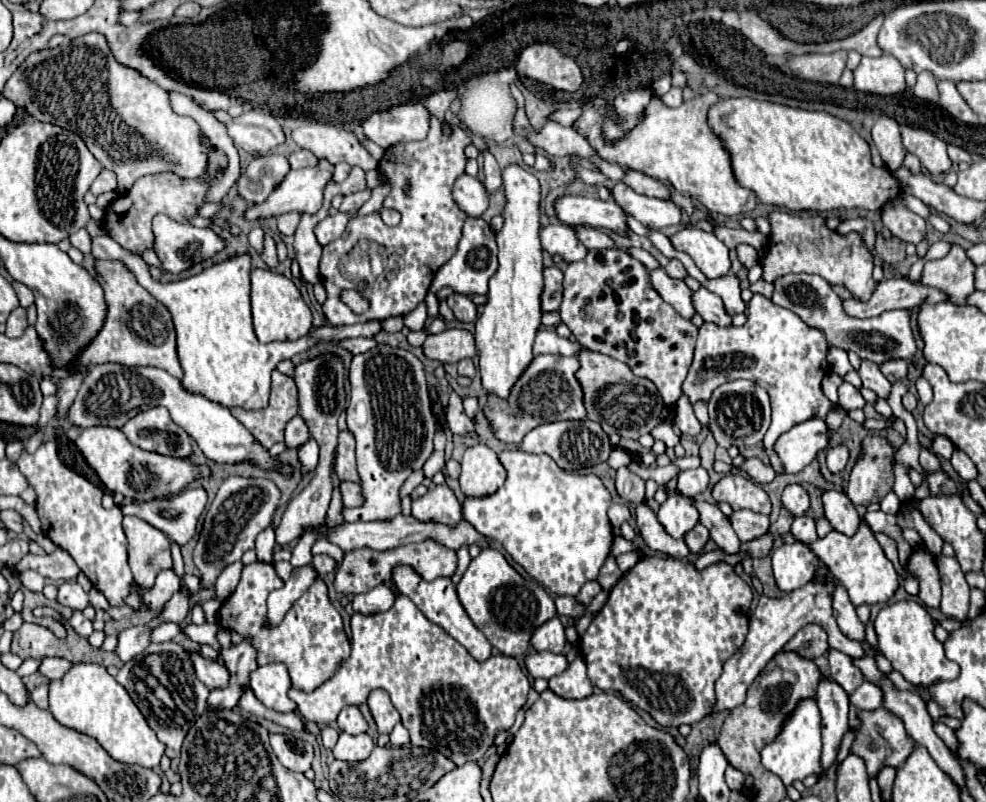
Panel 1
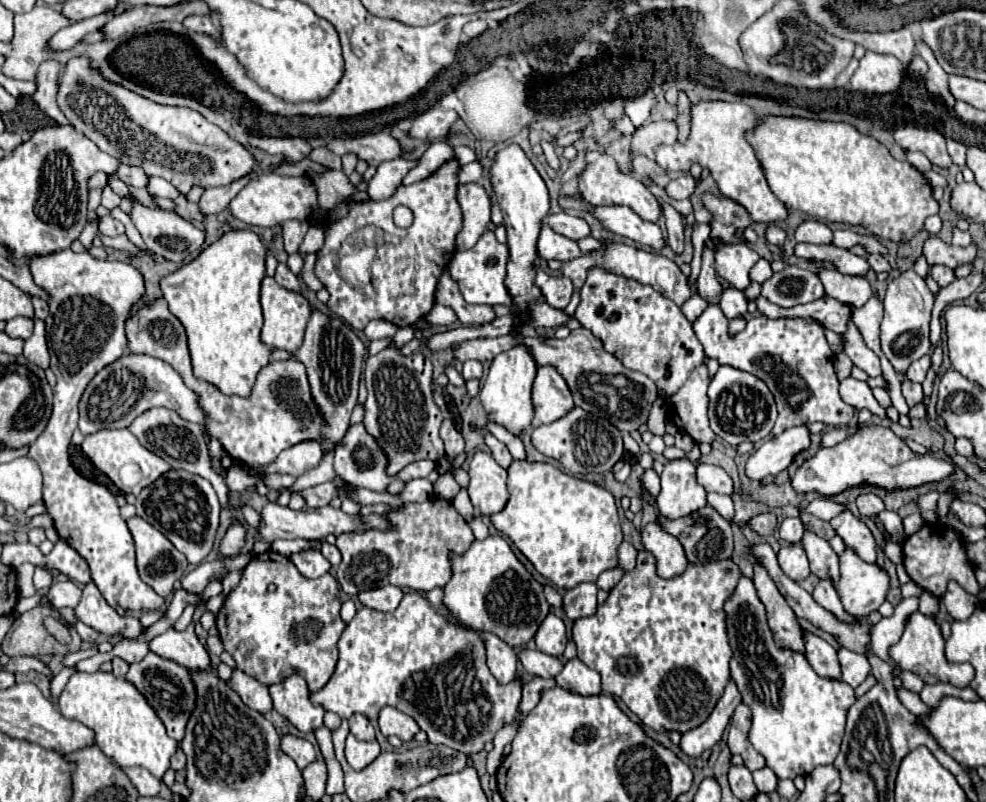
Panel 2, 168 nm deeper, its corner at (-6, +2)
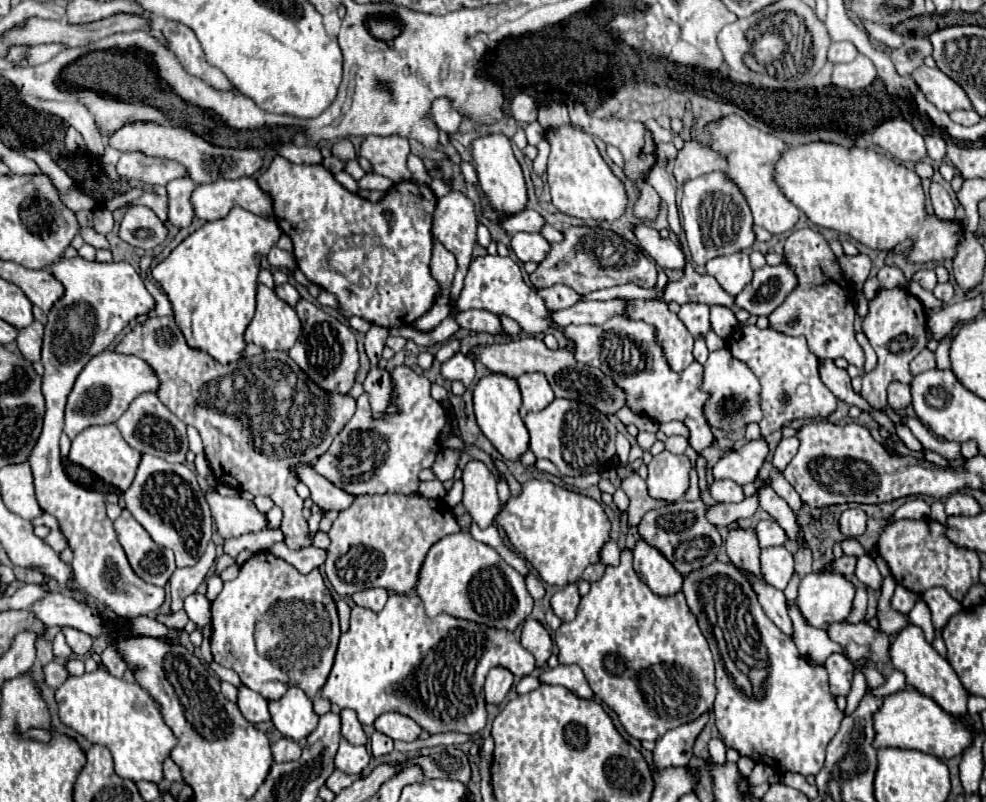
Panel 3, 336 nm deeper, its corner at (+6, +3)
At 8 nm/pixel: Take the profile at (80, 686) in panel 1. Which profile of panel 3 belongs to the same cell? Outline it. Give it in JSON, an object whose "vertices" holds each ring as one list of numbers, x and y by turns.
{"vertices":[[95,670,83,676,69,676,57,690,55,700,59,708,59,720,79,732,93,744,101,744,109,748,115,774,121,778,163,780,163,760,169,756,173,746,177,744,173,732,161,720,161,714,145,688,127,678,115,678,105,670]]}

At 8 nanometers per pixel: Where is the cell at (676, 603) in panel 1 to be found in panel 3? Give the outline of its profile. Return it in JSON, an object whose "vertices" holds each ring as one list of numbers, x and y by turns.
{"vertices":[[625,548,621,552,621,564,619,566,607,566,605,570,605,576,599,580,599,582,593,582,591,584,591,592,587,596,581,598,581,604,579,604,579,610,577,610,577,618,571,620,571,622,563,622,557,632,555,632,555,644,559,648,559,662,561,664,577,664,581,666,581,670,585,672,585,678,591,686,591,690,595,692,595,696,599,696,609,708,613,708,619,716,619,722,623,724,623,728,637,740,659,740,667,730,673,730,681,724,687,724,687,722,693,722,697,720,705,710,709,710,713,706,713,700,715,700,715,666,713,666,713,656,709,652,709,646,707,646,707,640,703,636,703,632,699,630,699,624,697,624,697,618,693,616,693,612,689,612,689,606,685,604,685,594,683,592,677,592,673,596,657,596,653,594,653,590,643,584,639,580,639,576,635,574,633,570,633,554,629,548]]}

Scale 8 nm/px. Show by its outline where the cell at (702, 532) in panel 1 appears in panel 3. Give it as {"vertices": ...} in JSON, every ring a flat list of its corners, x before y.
{"vertices":[[701,498,695,502,679,500,675,504,661,506,661,508,647,512,643,520,639,522,639,534,651,546,663,552,663,556,675,566,675,570,681,576,687,576,689,572,711,564,717,558,721,544,723,544,717,528,705,518,705,514,707,514,707,506]]}

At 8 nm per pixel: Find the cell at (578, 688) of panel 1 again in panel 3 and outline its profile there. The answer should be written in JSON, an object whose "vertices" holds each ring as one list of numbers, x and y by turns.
{"vertices":[[559,664,557,668,549,668,539,674,539,682,543,684,553,684,553,686,565,686,579,698,591,698,593,692,581,672,579,666,565,666]]}

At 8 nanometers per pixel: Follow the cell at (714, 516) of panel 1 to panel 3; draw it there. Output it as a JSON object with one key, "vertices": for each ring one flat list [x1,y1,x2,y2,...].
{"vertices":[[867,622,829,624,827,634,833,642,837,642,837,644,841,644,841,648,845,648,845,656,851,662,855,662,859,658,869,658,873,664,887,660,889,636,873,630]]}

